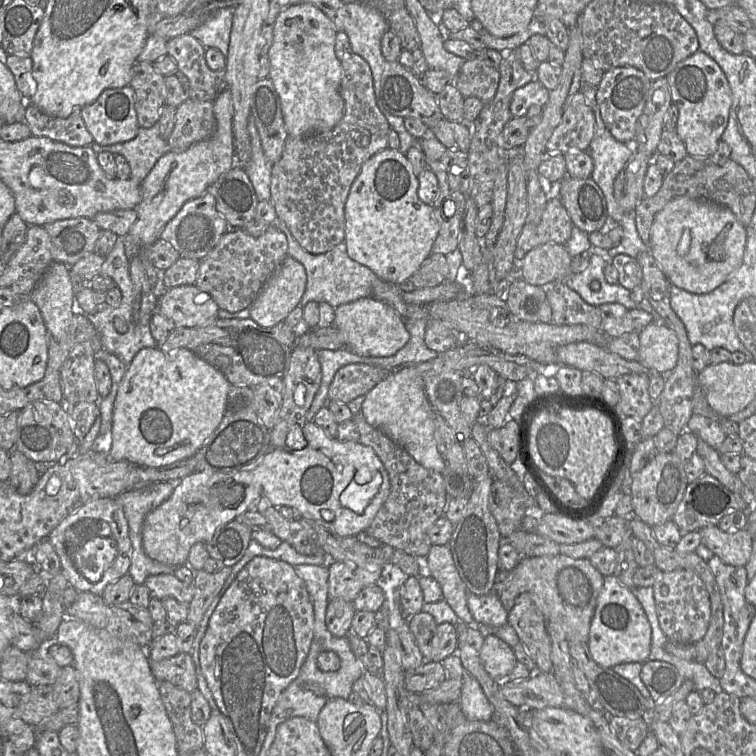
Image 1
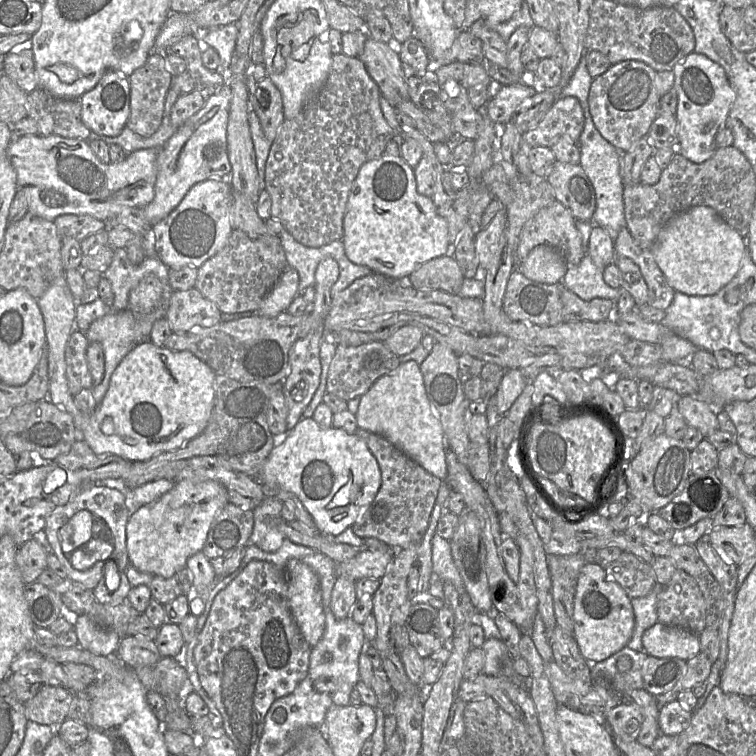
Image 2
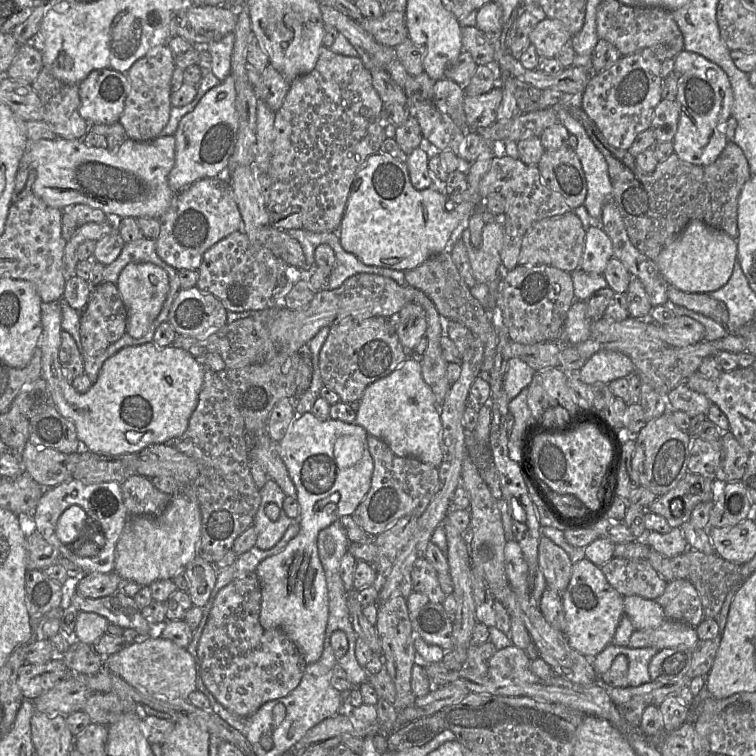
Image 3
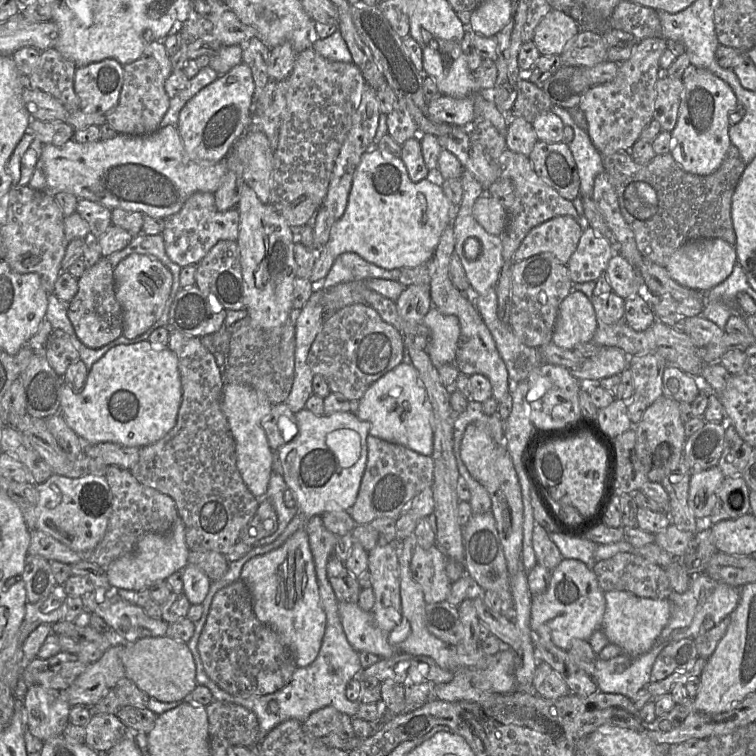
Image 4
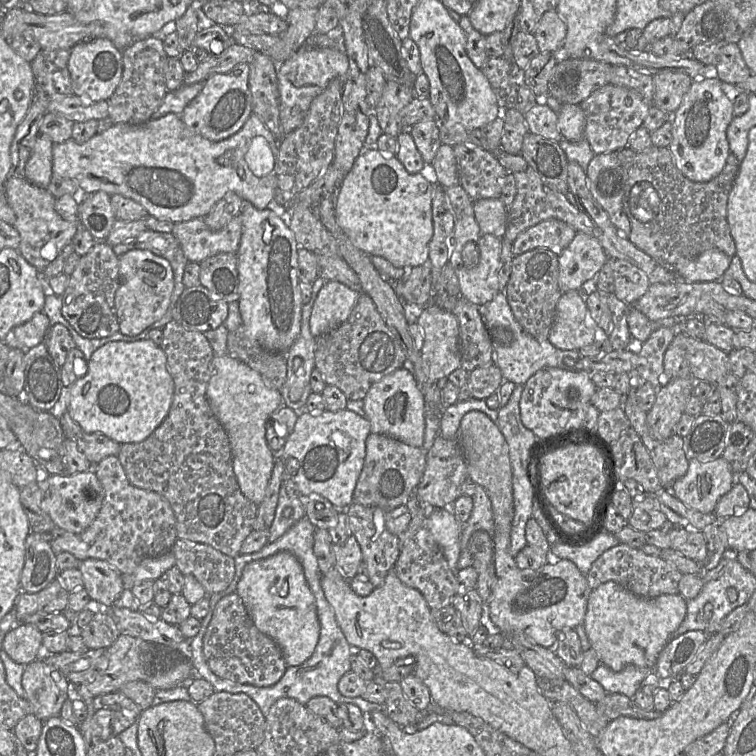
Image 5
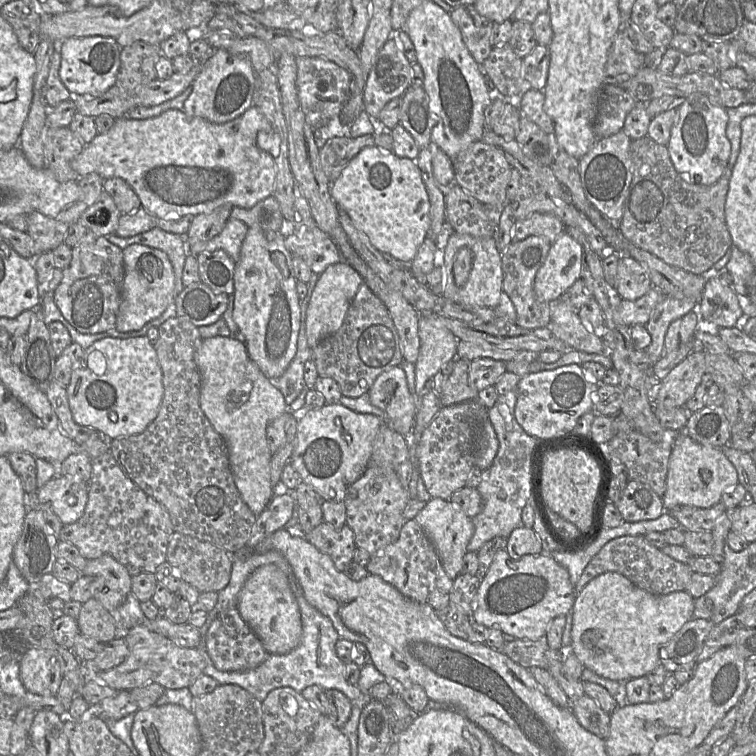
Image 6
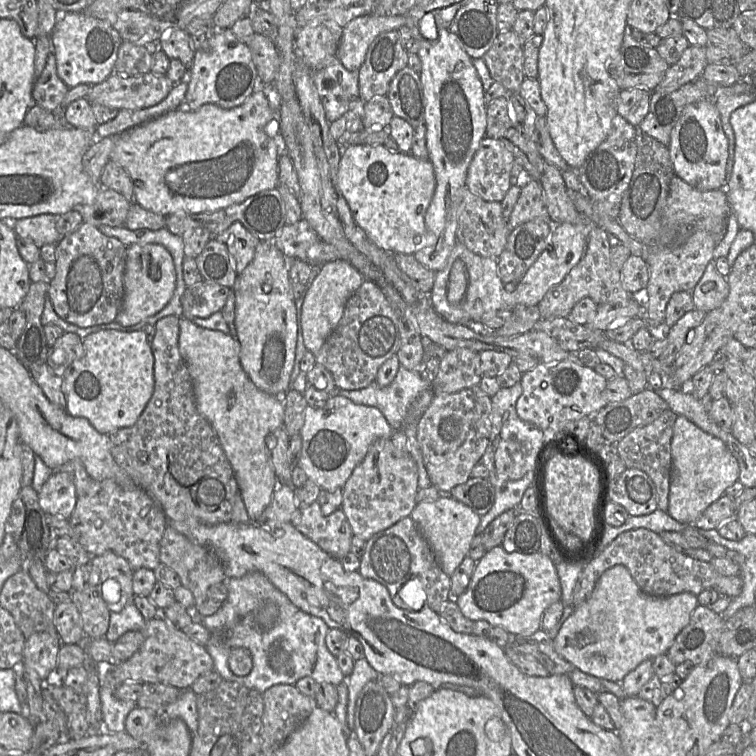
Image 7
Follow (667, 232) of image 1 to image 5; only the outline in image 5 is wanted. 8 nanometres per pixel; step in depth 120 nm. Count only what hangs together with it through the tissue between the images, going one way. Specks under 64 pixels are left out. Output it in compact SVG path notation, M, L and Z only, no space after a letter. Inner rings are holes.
M710 249L686 267L678 269L676 274L680 280L688 283L720 282L731 263L731 258L717 249Z

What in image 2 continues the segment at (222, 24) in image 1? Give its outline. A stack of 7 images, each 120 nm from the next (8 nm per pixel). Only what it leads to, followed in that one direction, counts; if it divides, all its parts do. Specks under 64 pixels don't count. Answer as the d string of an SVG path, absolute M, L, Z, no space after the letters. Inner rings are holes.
M231 23L212 29L202 29L195 37L200 42L202 53L208 47L212 47L218 52L221 71L226 72L232 63L237 35L237 24Z

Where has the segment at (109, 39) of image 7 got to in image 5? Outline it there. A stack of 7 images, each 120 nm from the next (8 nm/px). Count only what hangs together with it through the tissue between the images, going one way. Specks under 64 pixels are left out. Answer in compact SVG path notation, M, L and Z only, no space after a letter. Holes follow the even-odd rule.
M95 38L74 45L68 62L73 93L86 101L110 99L122 78L122 52L107 38Z

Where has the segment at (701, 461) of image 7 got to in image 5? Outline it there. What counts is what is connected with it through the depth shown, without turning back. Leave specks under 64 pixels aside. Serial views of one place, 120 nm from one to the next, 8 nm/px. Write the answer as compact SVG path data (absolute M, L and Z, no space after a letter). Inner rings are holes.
M719 457L710 462L688 461L687 472L671 487L671 492L684 504L702 513L713 513L721 496L736 481L727 461Z

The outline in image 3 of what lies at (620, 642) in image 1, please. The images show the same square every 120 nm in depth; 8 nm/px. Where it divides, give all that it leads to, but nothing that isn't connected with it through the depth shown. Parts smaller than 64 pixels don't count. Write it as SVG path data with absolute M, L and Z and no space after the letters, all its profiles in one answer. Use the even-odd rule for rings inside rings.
M584 558L572 565L571 578L561 595L566 628L563 632L572 649L587 660L595 657L611 644L624 615L624 596L606 580L601 568Z

